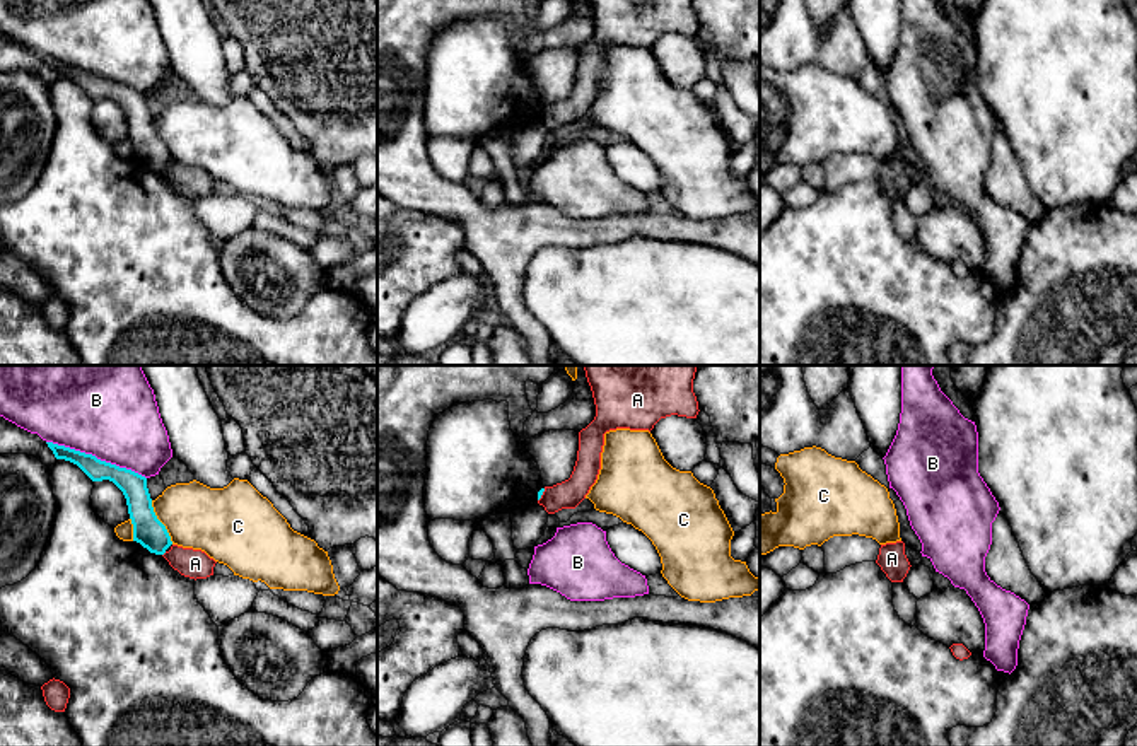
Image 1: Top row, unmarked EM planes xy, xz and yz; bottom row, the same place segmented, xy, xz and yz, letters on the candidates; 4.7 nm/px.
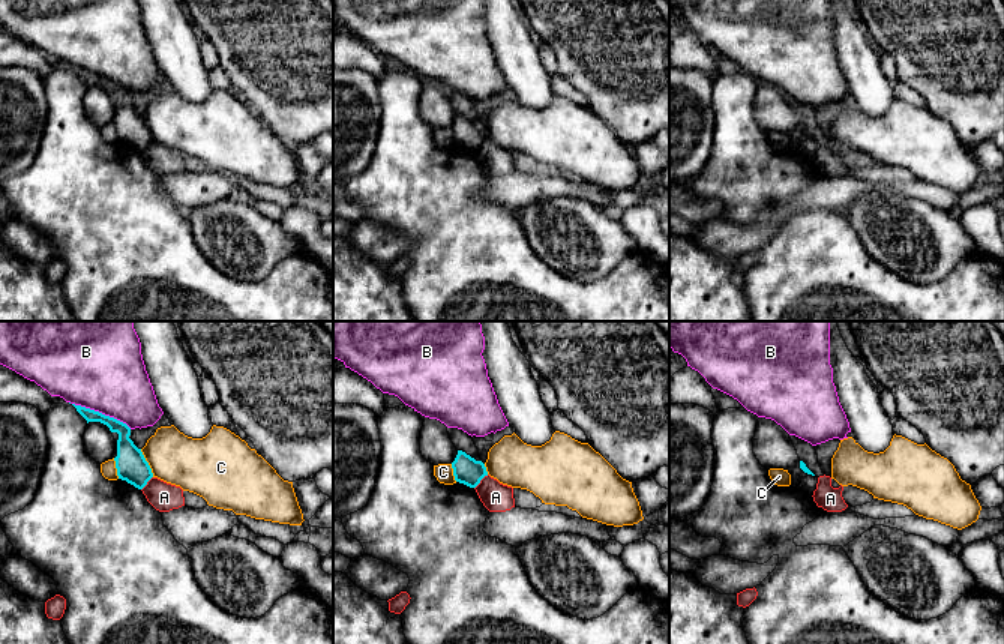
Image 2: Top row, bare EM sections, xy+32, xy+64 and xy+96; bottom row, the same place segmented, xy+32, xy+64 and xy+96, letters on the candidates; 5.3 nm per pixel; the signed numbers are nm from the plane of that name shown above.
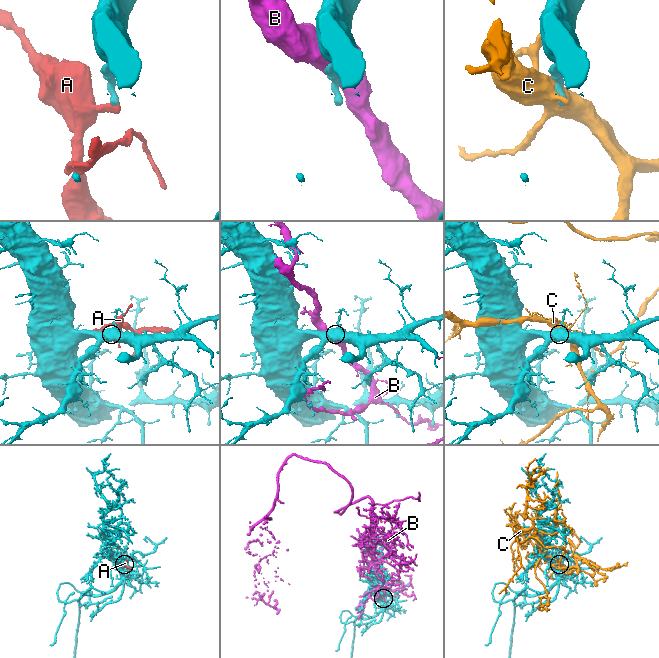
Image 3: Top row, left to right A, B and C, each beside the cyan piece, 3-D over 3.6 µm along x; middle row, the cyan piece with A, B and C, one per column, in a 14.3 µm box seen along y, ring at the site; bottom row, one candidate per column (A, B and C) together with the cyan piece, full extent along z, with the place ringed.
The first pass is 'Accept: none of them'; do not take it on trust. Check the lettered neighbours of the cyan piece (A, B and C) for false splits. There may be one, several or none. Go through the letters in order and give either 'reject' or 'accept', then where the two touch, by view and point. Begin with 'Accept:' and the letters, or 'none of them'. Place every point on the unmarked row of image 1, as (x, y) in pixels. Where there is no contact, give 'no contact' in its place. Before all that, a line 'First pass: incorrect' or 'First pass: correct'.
First pass: correct
Accept: none of them
A: reject; meets cyan in xz at (542, 111)
B: reject; meets cyan in xy at (94, 74)
C: reject; meets cyan in xy at (161, 140)

